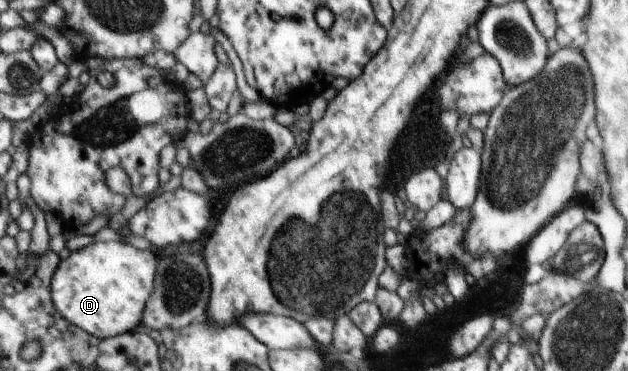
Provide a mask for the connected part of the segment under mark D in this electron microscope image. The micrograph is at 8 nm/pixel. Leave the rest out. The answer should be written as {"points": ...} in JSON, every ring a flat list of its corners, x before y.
{"points":[[119,241,94,242,72,252,69,257,59,263,53,275,50,284,53,304,71,324,100,339,116,337,133,329,141,329,143,310,153,292,155,270,158,265,153,252,156,251,137,249,128,242]]}

